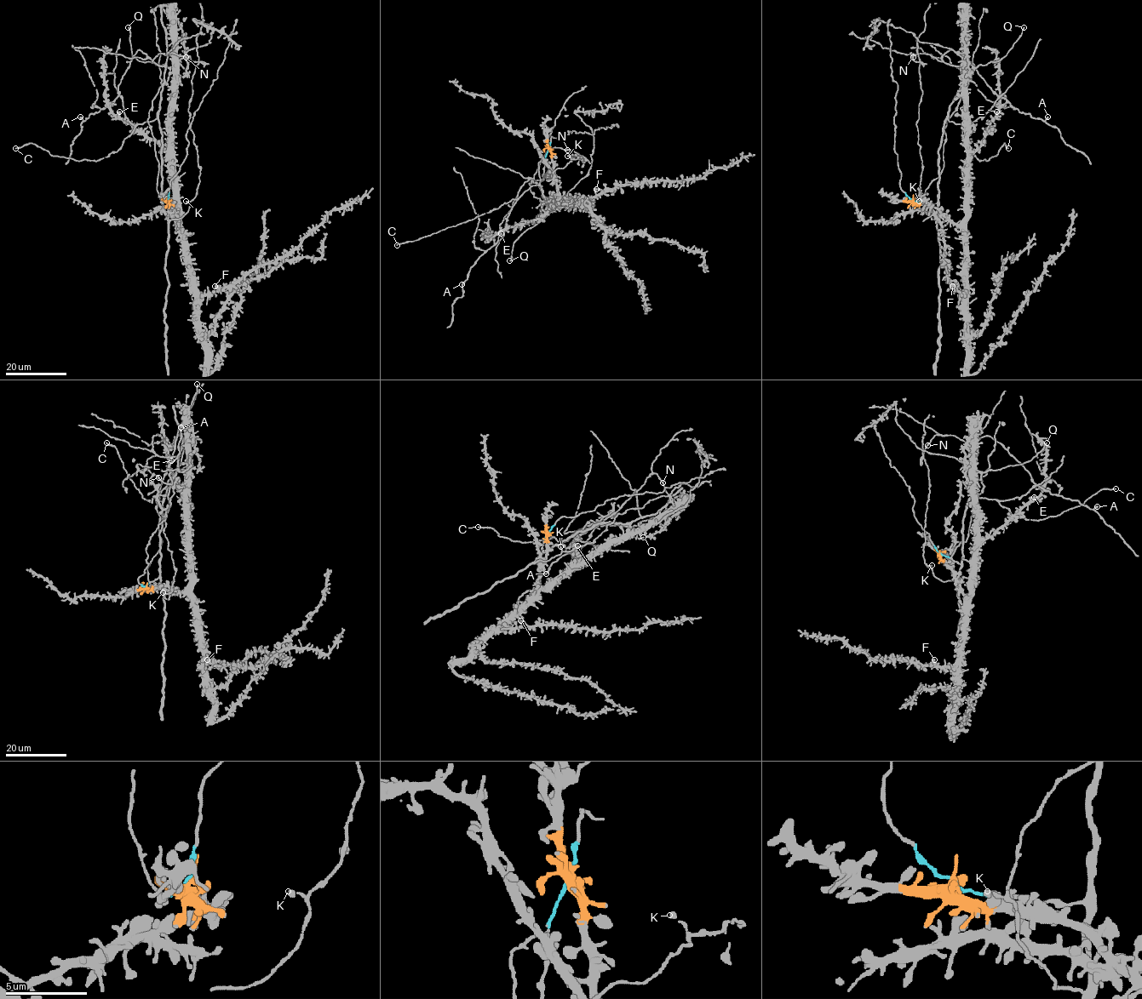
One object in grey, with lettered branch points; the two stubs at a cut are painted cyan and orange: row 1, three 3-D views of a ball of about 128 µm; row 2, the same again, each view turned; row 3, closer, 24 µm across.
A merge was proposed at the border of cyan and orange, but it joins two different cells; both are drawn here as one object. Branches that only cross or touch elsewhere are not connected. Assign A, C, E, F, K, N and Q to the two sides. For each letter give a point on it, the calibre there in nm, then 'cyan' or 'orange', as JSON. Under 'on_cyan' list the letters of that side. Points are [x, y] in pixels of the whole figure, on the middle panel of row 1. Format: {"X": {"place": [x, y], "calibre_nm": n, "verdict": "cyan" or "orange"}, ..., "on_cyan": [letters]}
{"A": {"place": [461, 284], "calibre_nm": 400, "verdict": "cyan"}, "C": {"place": [397, 245], "calibre_nm": 140, "verdict": "cyan"}, "E": {"place": [501, 233], "calibre_nm": 550, "verdict": "orange"}, "F": {"place": [596, 189], "calibre_nm": 600, "verdict": "orange"}, "K": {"place": [567, 156], "calibre_nm": 240, "verdict": "cyan"}, "N": {"place": [567, 150], "calibre_nm": 220, "verdict": "cyan"}, "Q": {"place": [509, 260], "calibre_nm": 180, "verdict": "cyan"}, "on_cyan": ["A", "C", "K", "N", "Q"]}

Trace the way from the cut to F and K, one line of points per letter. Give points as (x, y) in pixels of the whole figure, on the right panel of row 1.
F: (913, 199), (917, 203), (932, 205), (962, 233), (964, 293), (962, 294), (952, 285)
K: (913, 199), (936, 203), (936, 219), (932, 219), (924, 204), (919, 201)

